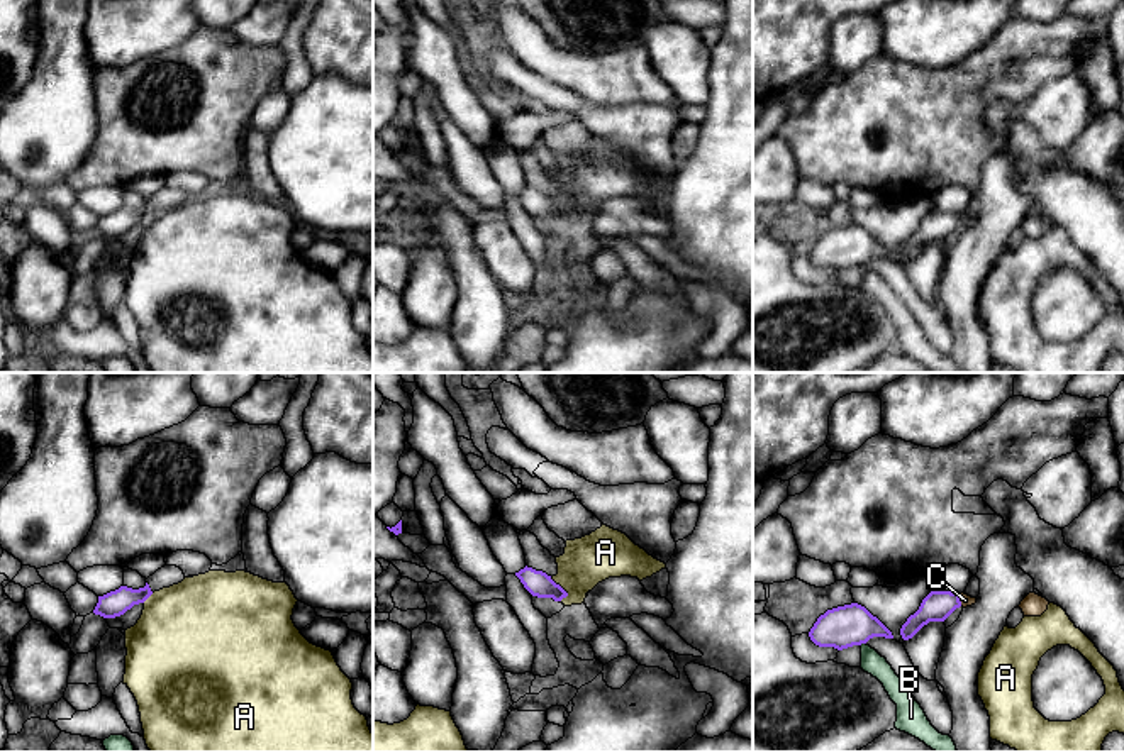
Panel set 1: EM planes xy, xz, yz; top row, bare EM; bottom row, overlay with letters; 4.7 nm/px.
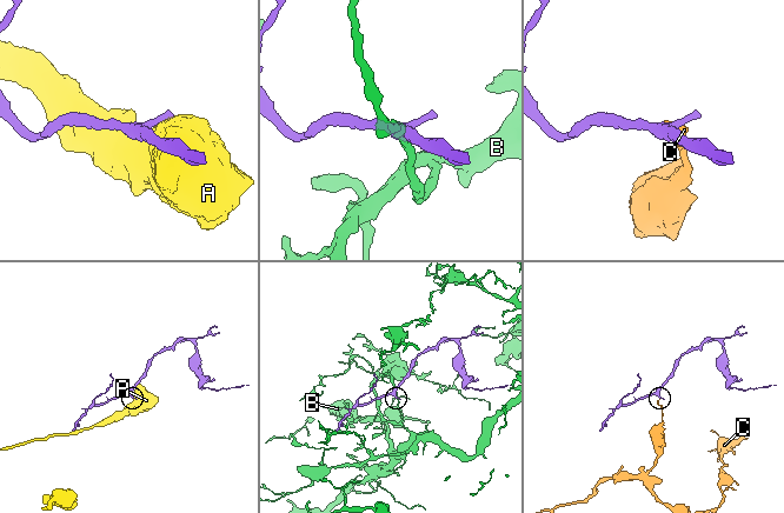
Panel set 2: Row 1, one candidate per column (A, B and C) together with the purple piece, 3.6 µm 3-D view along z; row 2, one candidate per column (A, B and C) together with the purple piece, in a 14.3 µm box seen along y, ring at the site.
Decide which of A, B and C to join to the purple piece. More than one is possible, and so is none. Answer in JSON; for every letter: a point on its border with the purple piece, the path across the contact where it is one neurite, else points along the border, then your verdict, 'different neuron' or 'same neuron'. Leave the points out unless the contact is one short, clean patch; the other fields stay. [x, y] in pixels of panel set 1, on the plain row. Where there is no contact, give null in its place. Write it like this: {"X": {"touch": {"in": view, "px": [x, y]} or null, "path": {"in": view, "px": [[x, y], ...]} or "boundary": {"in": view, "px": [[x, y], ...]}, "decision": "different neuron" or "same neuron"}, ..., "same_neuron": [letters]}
{"A": {"touch": {"in": "xz", "px": [563, 210]}, "decision": "different neuron"}, "B": {"touch": {"in": "yz", "px": [862, 263]}, "decision": "different neuron"}, "C": {"touch": {"in": "yz", "px": [958, 221]}, "boundary": {"in": "yz", "px": [[958, 215], [962, 226]]}, "decision": "different neuron"}, "same_neuron": []}

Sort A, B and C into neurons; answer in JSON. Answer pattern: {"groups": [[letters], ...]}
{"groups": [["A"], ["B"], ["C"]]}

